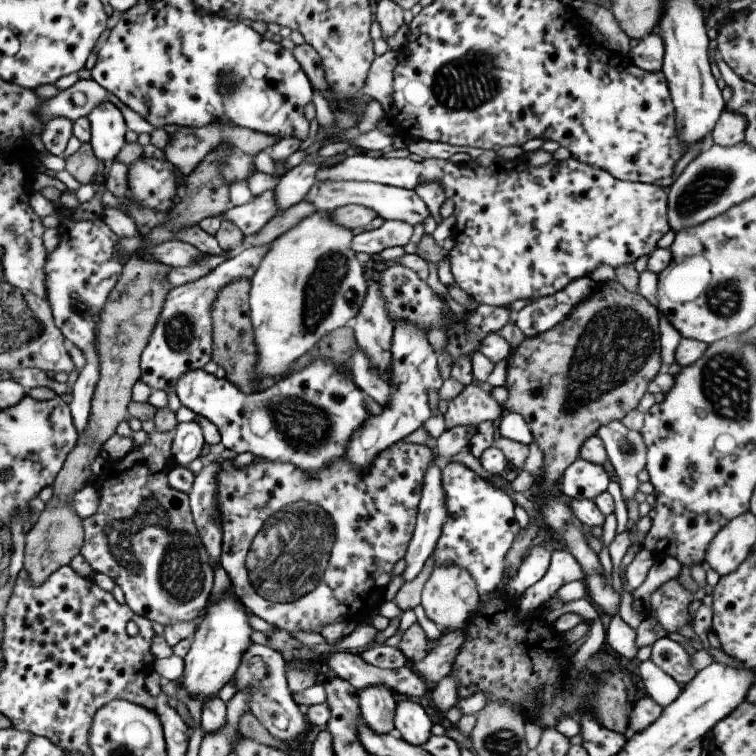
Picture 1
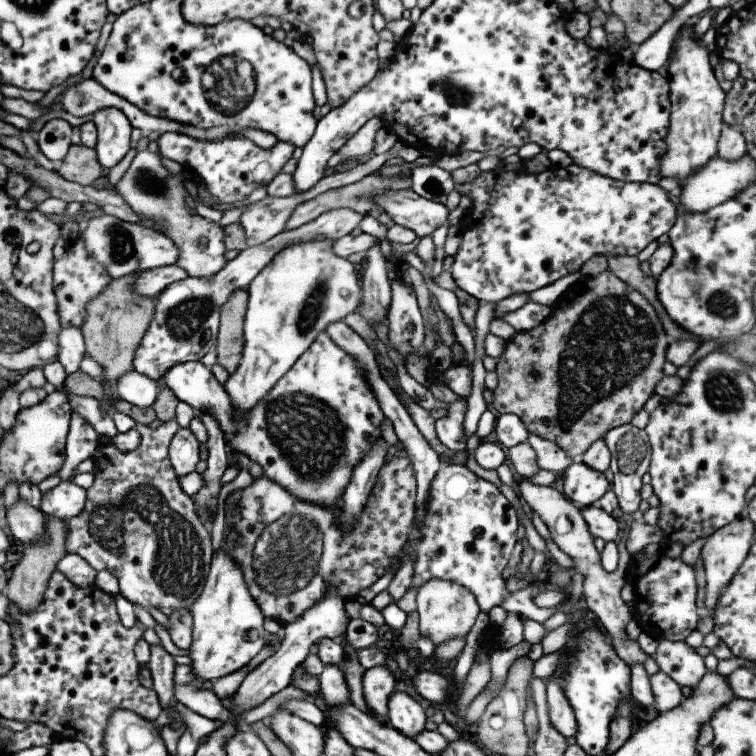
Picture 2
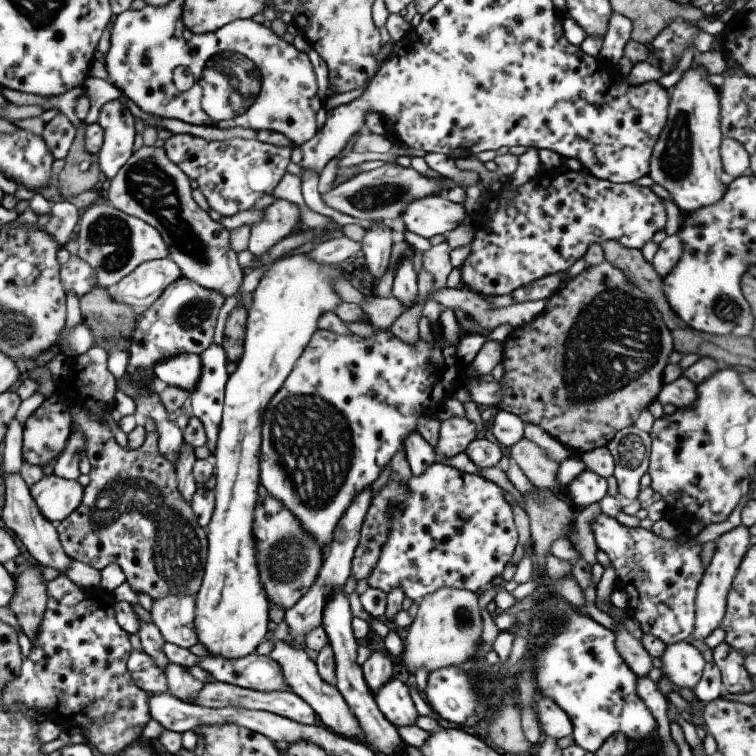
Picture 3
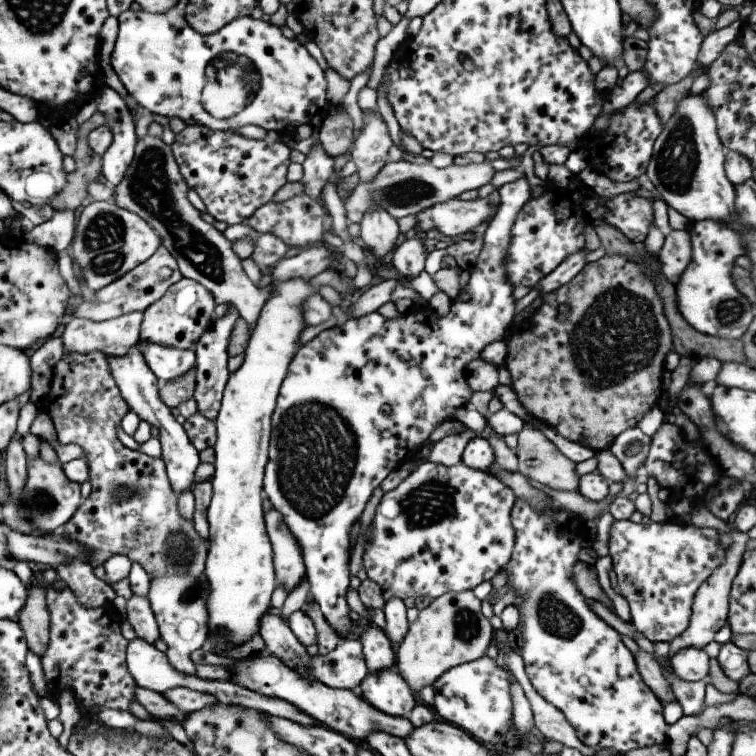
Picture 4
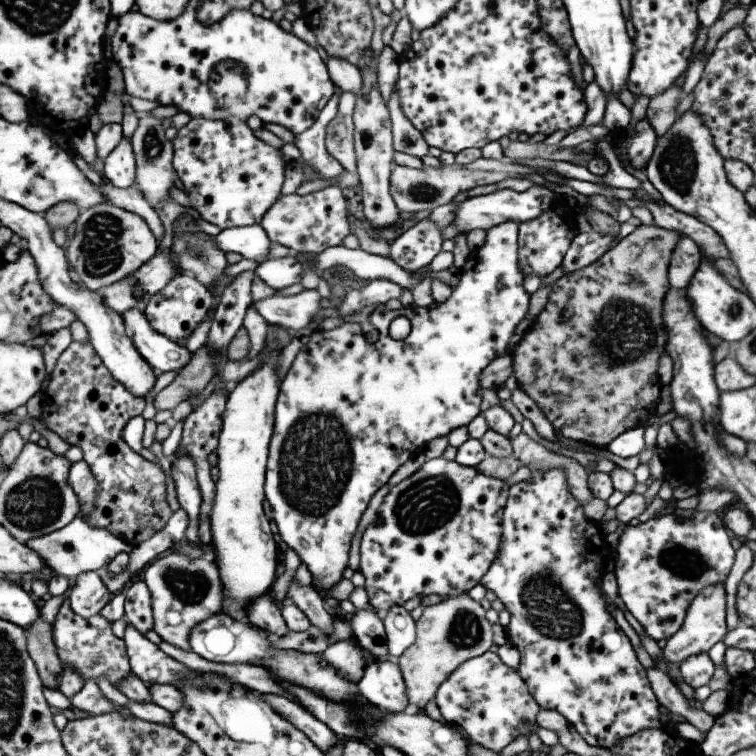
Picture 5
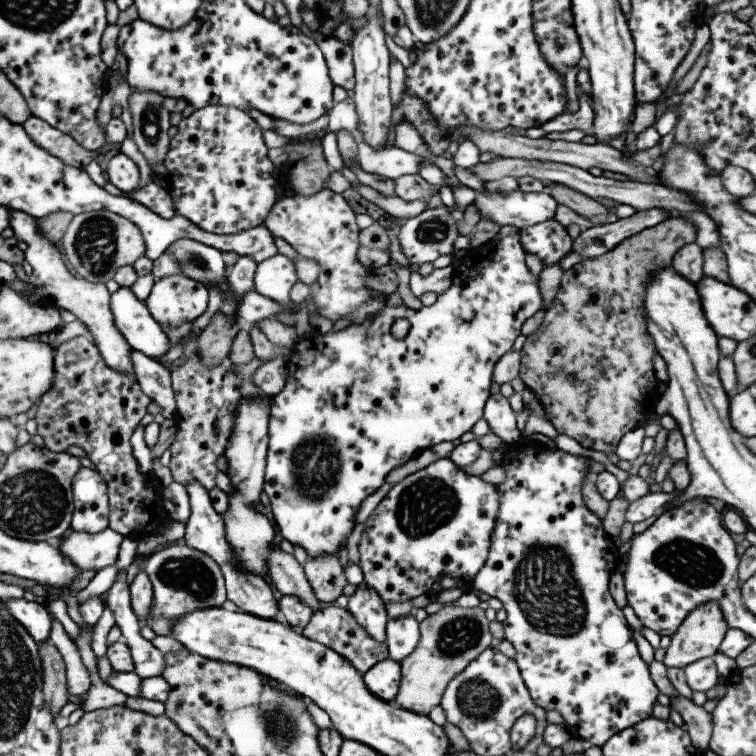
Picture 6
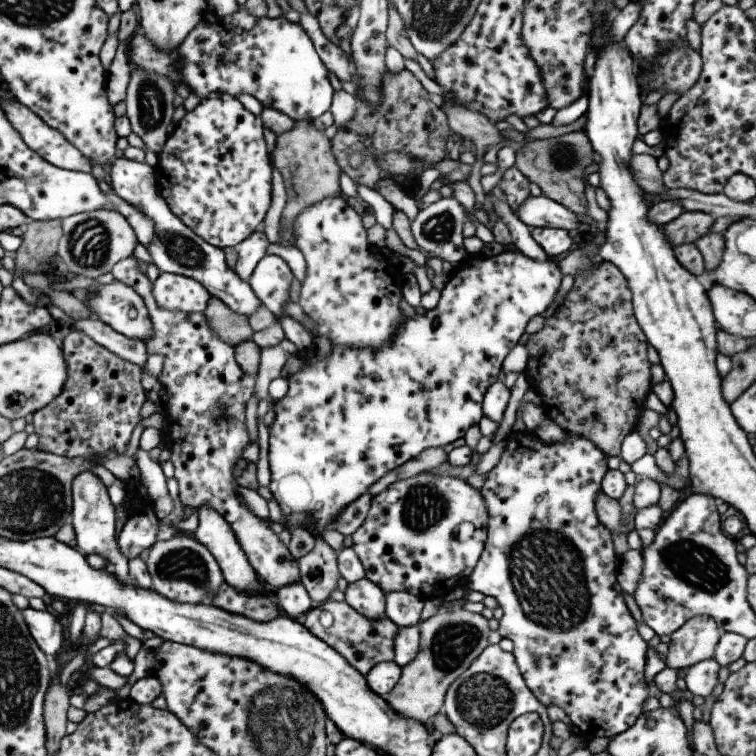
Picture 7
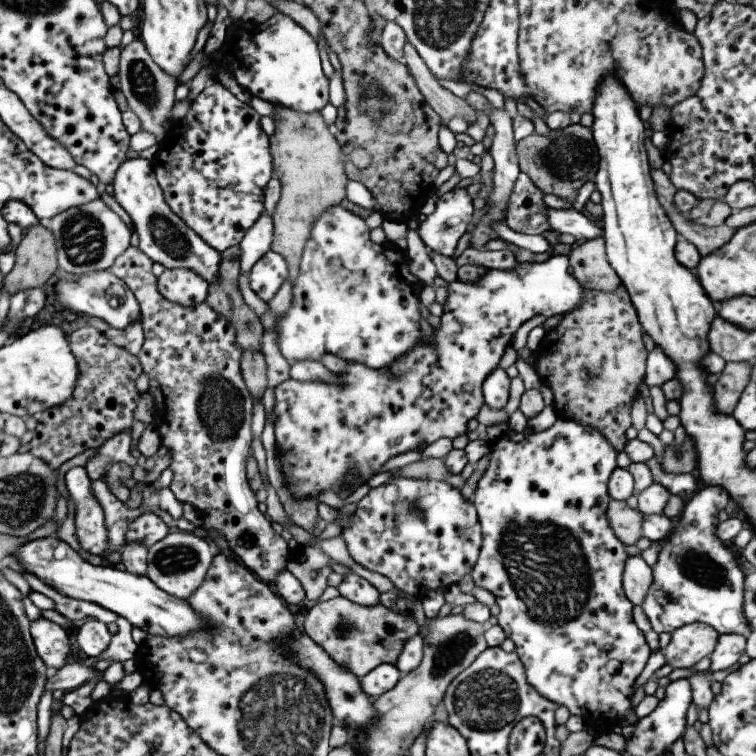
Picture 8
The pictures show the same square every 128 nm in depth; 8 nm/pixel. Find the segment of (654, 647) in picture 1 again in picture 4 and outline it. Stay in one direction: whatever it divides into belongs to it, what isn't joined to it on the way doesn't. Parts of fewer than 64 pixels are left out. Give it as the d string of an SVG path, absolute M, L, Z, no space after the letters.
M683 648L667 658L672 672L683 681L703 681L708 676L709 658L703 649Z

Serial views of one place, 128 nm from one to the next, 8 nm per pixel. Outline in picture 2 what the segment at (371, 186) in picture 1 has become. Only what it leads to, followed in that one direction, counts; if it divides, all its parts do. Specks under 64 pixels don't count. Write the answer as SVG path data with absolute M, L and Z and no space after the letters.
M410 189L386 191L375 196L374 202L394 225L412 231L416 238L429 236L438 227L446 227L449 211L444 204L426 200Z

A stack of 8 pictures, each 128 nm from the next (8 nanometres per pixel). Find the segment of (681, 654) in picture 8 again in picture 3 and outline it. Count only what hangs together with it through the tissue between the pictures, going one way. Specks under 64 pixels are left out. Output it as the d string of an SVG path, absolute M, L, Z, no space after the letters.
M741 524L715 540L715 552L711 562L704 569L695 592L694 626L689 638L703 641L713 630L719 627L725 613L726 597L731 589L731 582L749 546L748 529Z

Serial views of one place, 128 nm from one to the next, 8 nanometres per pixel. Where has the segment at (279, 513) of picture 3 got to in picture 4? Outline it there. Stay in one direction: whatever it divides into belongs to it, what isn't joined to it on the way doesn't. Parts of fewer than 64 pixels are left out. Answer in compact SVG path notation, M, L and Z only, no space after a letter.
M273 508L264 514L263 519L272 549L275 581L289 593L306 577L300 549Z

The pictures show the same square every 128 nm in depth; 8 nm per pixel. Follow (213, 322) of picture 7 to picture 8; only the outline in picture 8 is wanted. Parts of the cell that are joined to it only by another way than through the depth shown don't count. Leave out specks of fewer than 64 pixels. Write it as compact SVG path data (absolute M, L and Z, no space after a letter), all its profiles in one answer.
M238 245L230 246L220 252L221 262L219 262L219 270L217 270L217 280L213 284L209 284L205 304L219 316L223 316L235 332L235 342L242 348L247 350L259 351L259 338L263 334L263 328L259 319L249 306L243 302L241 294L238 289L238 276L241 273L239 270L239 254Z

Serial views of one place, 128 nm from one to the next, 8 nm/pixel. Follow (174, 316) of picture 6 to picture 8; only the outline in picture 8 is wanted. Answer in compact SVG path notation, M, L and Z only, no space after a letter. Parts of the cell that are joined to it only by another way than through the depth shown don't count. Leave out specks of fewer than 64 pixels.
M185 268L163 269L157 277L157 292L171 304L189 308L201 304L207 296L207 282Z

